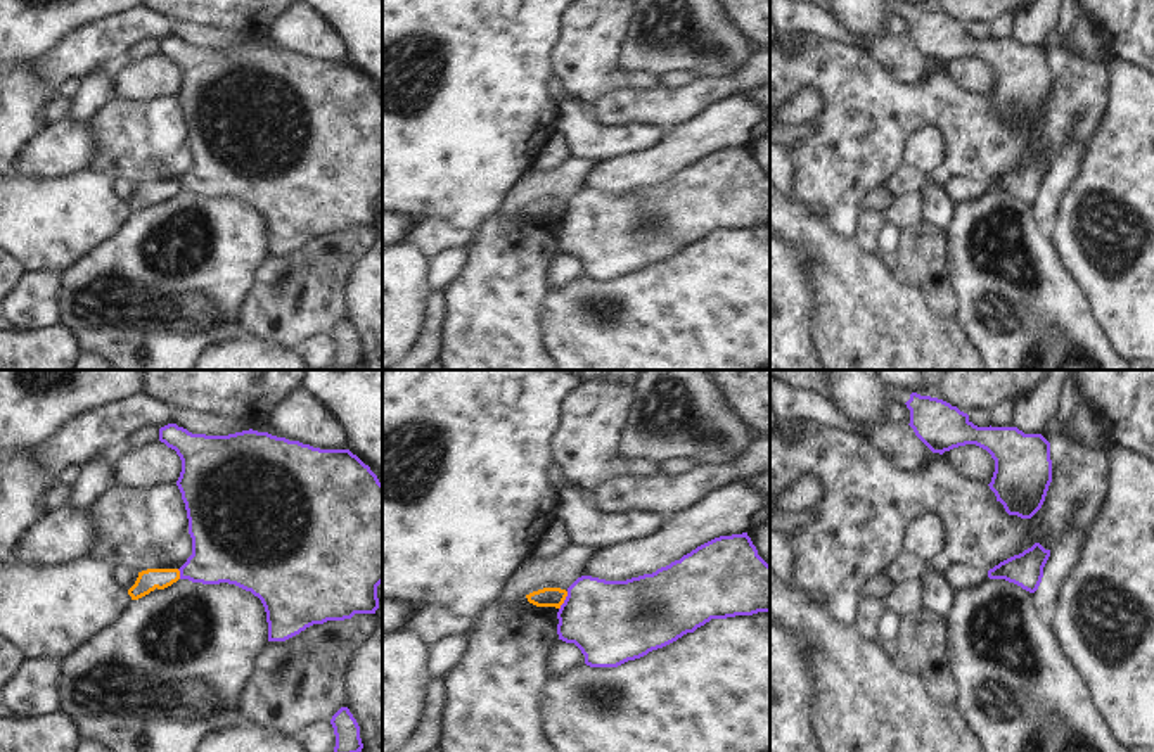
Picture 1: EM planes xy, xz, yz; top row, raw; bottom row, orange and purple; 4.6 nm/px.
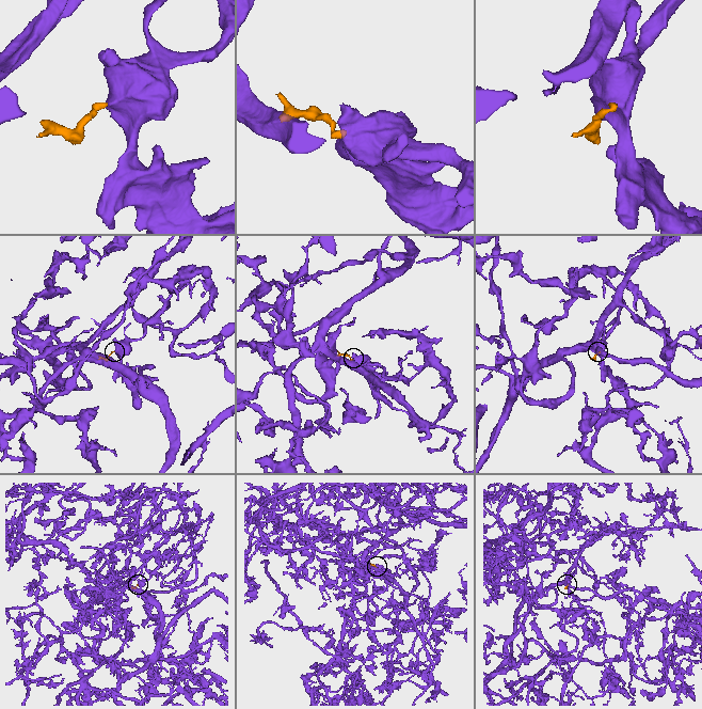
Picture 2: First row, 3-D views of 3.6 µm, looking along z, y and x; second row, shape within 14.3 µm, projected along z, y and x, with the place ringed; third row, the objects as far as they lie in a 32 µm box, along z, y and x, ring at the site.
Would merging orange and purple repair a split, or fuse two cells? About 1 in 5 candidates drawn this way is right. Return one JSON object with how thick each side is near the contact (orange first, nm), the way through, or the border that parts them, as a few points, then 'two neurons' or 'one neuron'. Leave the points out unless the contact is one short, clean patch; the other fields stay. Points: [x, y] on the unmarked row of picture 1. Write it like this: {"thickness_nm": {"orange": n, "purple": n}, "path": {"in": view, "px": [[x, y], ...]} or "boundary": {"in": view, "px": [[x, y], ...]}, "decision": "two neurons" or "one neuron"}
{"thickness_nm": {"orange": 100, "purple": 380}, "boundary": {"in": "xz", "px": [[568, 204], [559, 222]]}, "decision": "two neurons"}

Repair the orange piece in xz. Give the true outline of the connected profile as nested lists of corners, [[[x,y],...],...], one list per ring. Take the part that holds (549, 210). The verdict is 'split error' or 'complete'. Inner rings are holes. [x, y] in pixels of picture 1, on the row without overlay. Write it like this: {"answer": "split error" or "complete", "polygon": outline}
{"answer": "complete", "polygon": [[[543,201],[526,207],[528,214],[536,220],[555,220],[555,221],[561,221],[566,209],[567,209],[567,204],[561,201]]]}

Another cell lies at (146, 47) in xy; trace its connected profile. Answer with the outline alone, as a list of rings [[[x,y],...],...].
[[[142,40],[112,61],[112,67],[128,66],[142,57],[159,54],[159,41]]]

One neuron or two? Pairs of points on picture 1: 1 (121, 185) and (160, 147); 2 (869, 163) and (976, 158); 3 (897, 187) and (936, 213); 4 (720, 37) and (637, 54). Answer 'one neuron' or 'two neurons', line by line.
1: two neurons
2: one neuron
3: one neuron
4: one neuron

